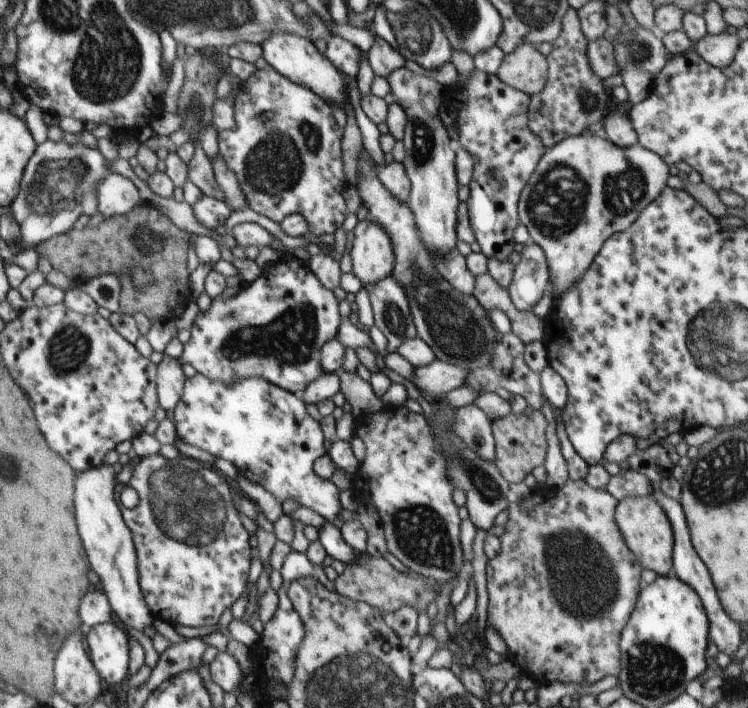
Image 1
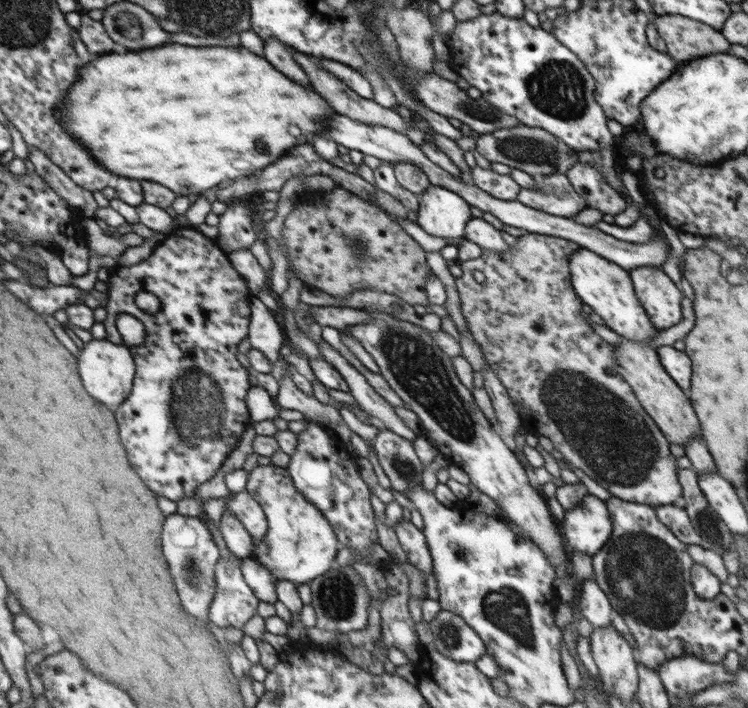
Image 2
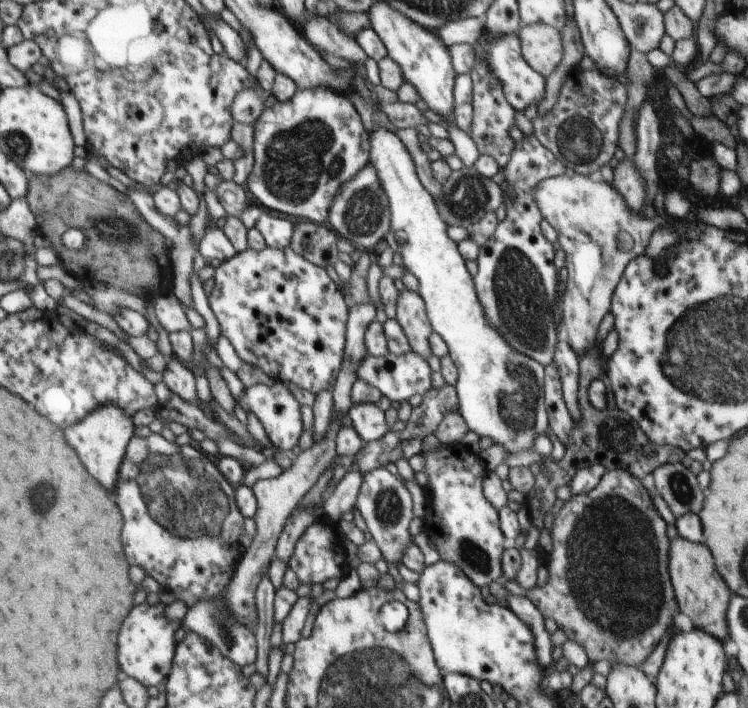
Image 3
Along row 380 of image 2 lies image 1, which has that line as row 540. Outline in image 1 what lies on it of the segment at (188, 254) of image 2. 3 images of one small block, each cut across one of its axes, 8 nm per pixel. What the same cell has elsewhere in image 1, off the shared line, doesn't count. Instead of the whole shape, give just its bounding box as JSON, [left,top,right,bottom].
[115,452,254,628]

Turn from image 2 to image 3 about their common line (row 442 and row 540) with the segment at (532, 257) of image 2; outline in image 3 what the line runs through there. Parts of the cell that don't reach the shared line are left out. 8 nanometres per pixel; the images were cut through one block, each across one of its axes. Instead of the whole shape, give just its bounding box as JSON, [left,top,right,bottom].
[526,468,679,670]

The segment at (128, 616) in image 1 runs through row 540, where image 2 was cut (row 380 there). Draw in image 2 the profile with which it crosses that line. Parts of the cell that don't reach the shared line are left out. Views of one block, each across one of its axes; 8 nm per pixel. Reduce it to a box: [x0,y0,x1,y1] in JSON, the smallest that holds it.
[78,339,136,406]

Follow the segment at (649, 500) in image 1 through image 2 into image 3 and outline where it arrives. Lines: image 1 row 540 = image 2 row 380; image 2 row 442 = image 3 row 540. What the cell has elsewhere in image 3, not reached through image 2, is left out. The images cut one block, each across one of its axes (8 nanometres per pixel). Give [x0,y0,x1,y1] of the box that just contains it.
[669,536,732,642]

